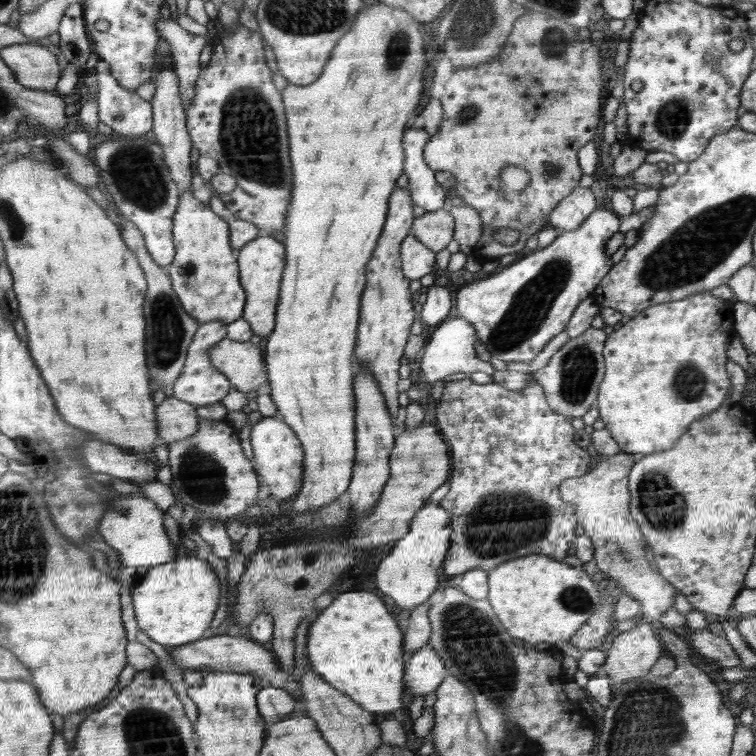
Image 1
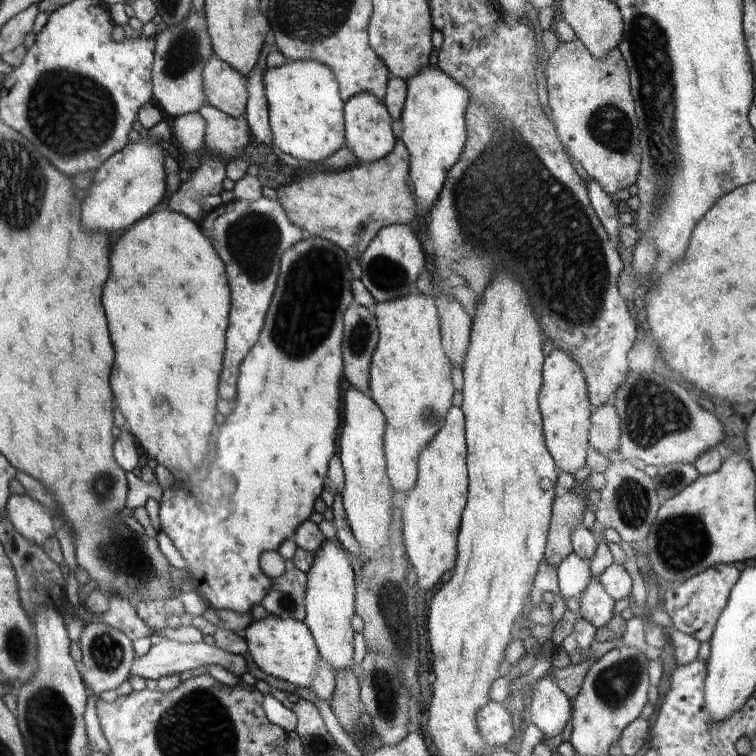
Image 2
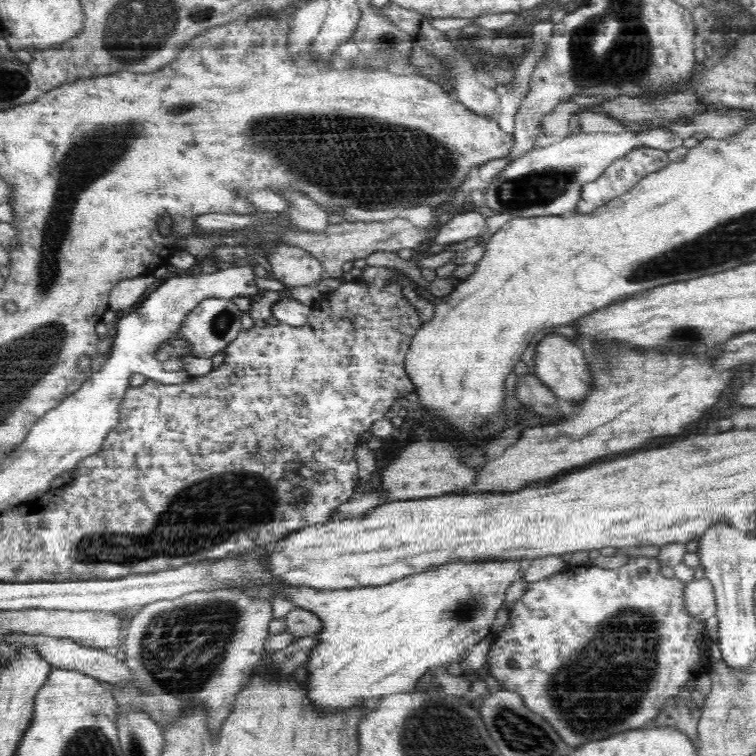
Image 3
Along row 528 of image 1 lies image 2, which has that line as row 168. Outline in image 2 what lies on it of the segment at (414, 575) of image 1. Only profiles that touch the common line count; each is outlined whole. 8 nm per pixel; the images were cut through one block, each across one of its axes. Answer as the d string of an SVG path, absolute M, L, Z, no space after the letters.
M440 68L424 69L405 81L407 97L401 114L404 130L400 138L411 152L411 181L416 198L431 207L448 171L462 154L467 137L464 109L469 94Z

